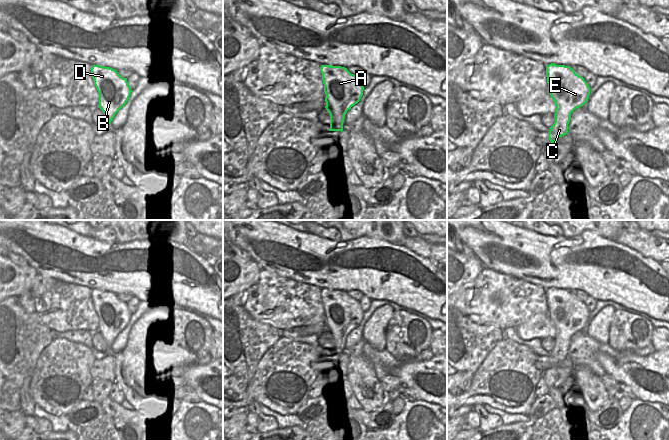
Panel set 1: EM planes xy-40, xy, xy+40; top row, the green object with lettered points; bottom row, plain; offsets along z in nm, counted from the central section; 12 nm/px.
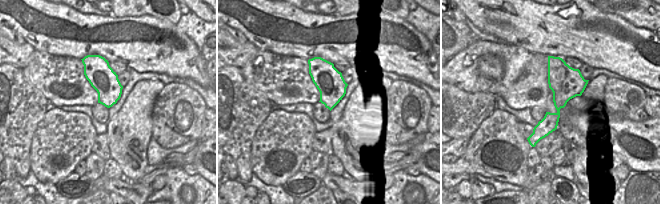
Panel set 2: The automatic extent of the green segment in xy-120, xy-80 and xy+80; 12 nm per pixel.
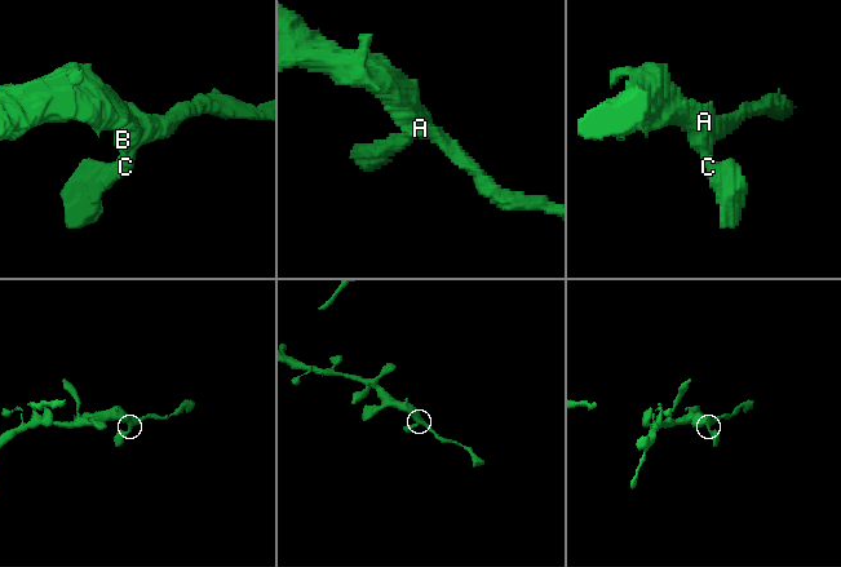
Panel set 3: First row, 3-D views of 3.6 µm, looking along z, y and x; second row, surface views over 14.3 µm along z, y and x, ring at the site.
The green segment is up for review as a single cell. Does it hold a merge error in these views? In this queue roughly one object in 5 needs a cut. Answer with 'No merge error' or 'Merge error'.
No merge error

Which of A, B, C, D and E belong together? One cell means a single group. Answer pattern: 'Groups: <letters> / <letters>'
Groups: A B C D E

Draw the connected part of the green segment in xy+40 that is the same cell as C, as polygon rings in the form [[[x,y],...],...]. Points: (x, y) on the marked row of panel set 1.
[[[546,65],[548,93],[555,102],[555,122],[549,128],[548,138],[556,142],[568,132],[571,113],[583,106],[590,94],[590,87],[583,77],[565,65]]]

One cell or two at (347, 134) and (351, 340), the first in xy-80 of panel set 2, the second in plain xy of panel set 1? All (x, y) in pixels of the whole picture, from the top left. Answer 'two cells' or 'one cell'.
two cells

